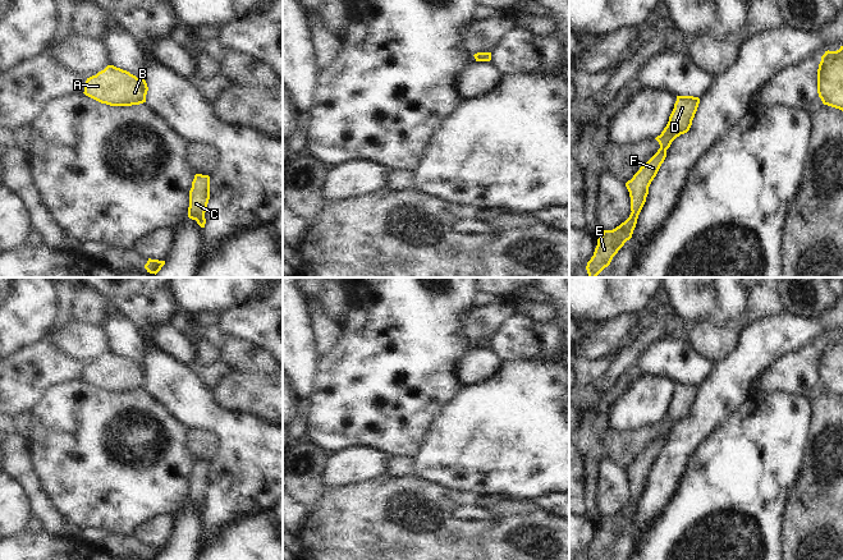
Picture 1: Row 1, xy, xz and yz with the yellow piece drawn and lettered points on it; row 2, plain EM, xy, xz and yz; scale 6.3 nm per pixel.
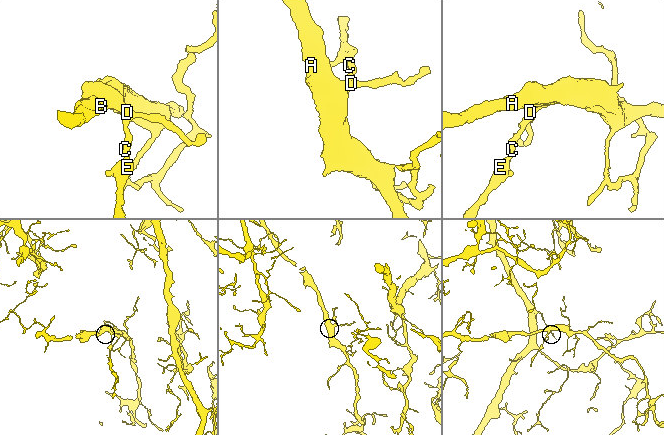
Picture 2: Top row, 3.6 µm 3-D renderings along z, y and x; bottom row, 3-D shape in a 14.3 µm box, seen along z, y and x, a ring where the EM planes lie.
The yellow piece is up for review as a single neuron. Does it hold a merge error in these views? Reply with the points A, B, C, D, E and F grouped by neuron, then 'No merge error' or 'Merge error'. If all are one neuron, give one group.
Groups: A B C D E F. No merge error.

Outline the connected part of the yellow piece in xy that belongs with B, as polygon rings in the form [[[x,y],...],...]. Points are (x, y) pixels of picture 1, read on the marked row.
[[[107,65],[96,75],[87,78],[83,93],[110,106],[132,106],[146,102],[147,91],[145,79]]]

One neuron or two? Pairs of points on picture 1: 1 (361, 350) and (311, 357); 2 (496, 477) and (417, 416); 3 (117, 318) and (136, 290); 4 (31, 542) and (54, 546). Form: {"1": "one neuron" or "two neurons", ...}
{"1": "two neurons", "2": "two neurons", "3": "two neurons", "4": "one neuron"}

